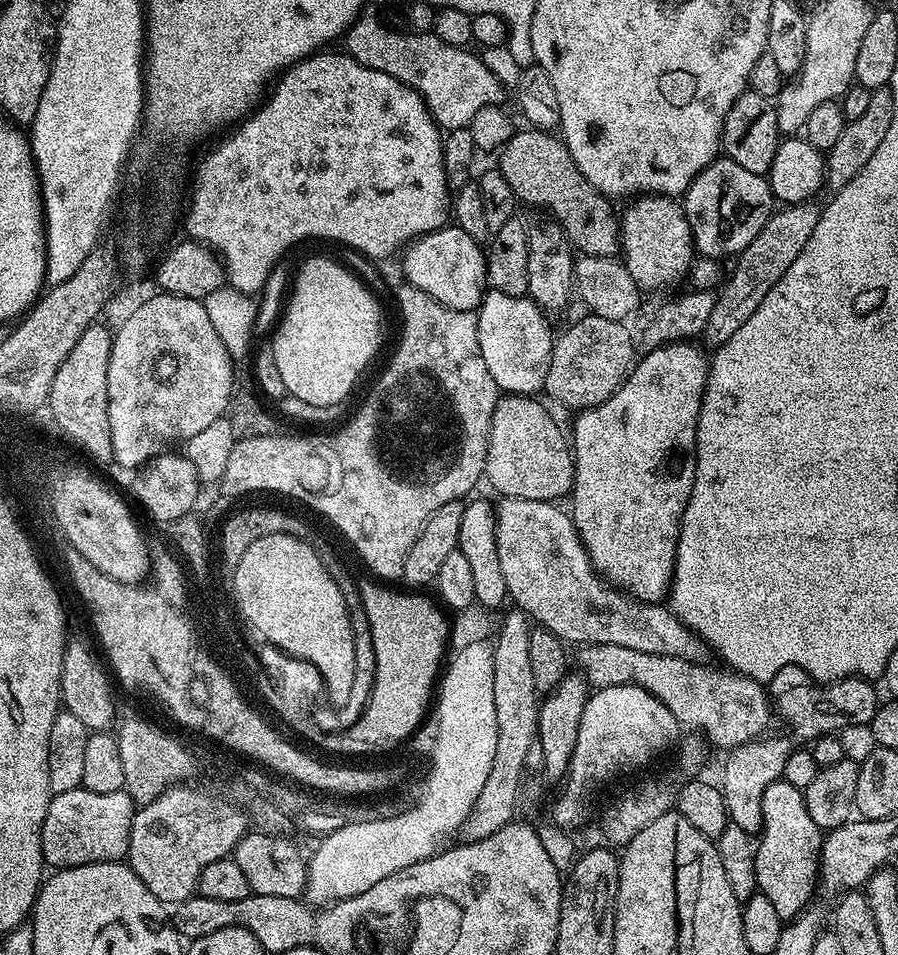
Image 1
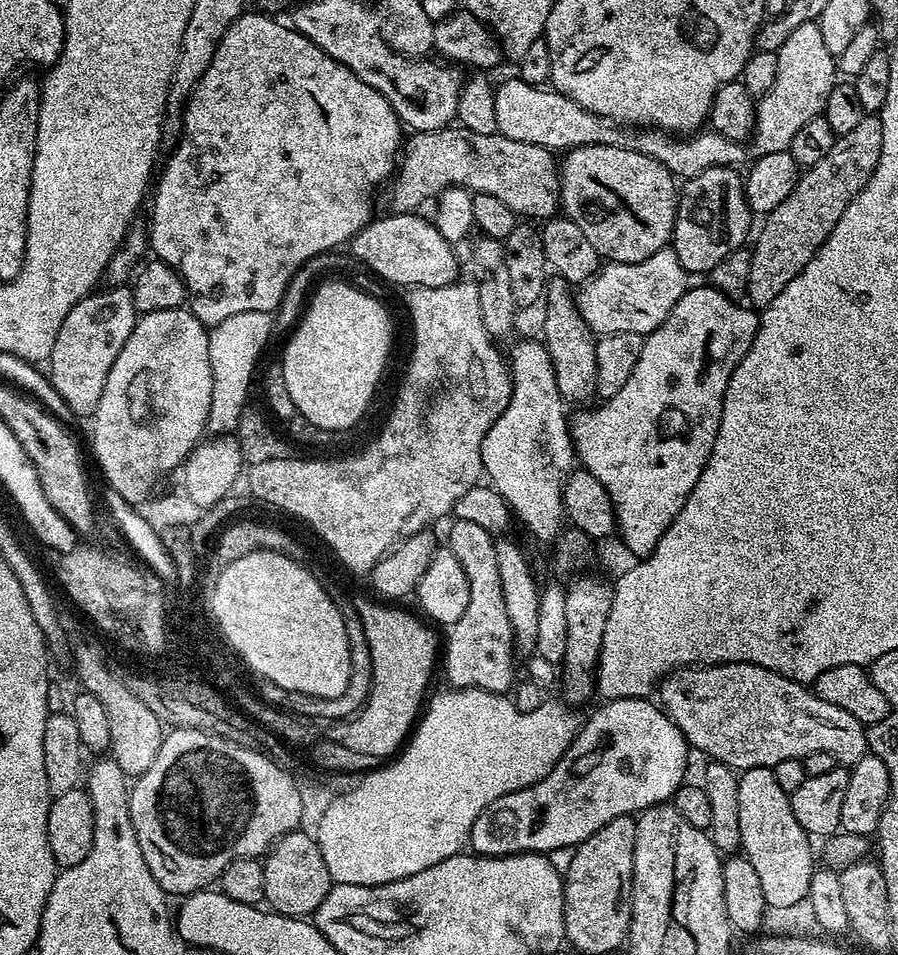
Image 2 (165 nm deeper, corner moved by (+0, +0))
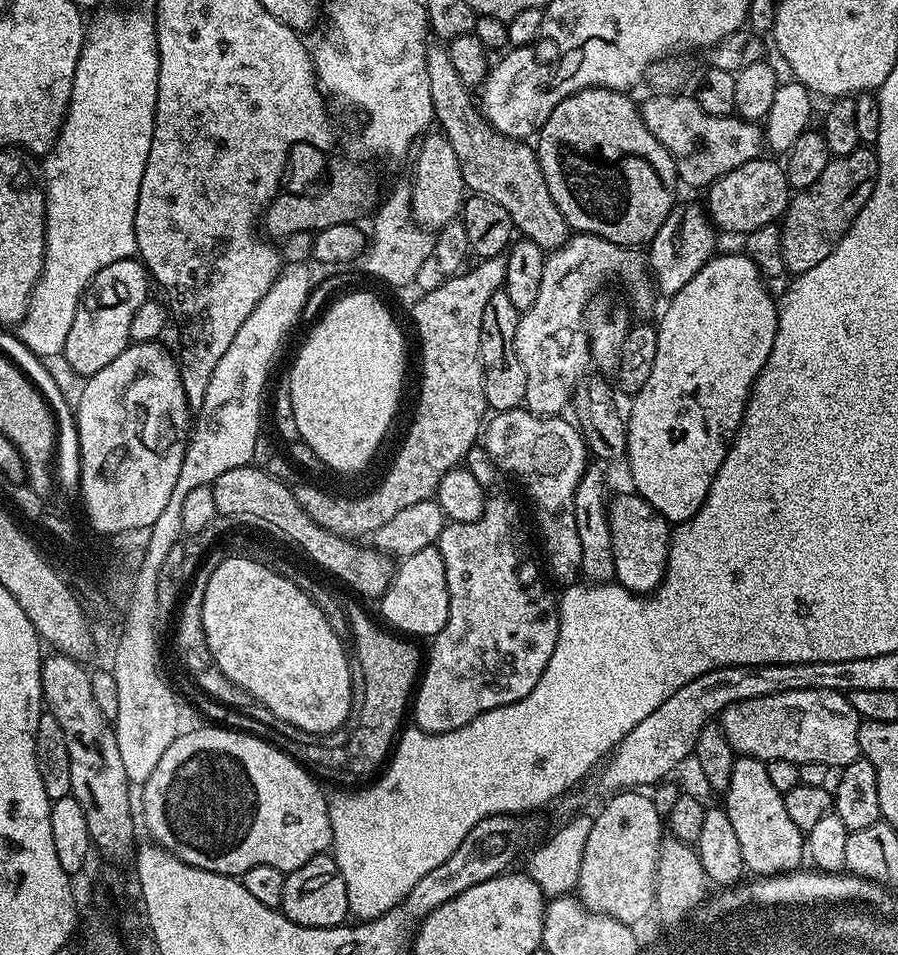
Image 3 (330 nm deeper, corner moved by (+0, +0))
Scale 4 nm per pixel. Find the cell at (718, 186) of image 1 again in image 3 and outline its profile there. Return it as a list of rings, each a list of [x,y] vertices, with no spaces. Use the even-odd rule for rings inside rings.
[[[690,204],[682,210],[674,208],[648,244],[646,262],[655,289],[666,298],[682,290],[715,253],[714,234],[715,229],[701,205]]]

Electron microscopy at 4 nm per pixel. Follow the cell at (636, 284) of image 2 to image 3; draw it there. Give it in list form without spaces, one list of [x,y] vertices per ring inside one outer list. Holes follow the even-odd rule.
[[[572,234],[563,246],[547,253],[542,270],[542,290],[538,290],[534,306],[521,315],[518,334],[514,334],[518,362],[522,362],[522,370],[526,370],[523,407],[535,416],[559,416],[571,405],[577,384],[590,368],[584,312],[589,300],[603,285],[600,283],[611,276],[629,280],[640,300],[648,300],[654,295],[643,251],[615,244],[601,236]]]

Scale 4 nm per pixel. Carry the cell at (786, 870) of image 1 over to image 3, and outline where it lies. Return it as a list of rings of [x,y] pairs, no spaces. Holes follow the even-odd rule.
[[[737,755],[727,791],[723,793],[722,807],[734,825],[738,846],[742,846],[745,869],[757,877],[776,876],[799,869],[806,856],[806,836],[794,826],[786,814],[784,793],[774,790],[765,761],[752,756]]]

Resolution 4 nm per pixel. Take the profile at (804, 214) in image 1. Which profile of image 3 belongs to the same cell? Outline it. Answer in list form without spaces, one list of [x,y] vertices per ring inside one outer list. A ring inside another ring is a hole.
[[[861,146],[850,154],[829,159],[822,178],[808,188],[799,189],[789,199],[780,224],[782,258],[789,273],[799,274],[818,266],[826,254],[838,246],[854,218],[866,206],[878,178],[878,162],[871,147]]]

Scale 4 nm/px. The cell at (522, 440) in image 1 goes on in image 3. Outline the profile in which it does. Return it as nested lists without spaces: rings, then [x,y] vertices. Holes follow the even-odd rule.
[[[635,491],[613,495],[608,502],[608,521],[614,542],[615,583],[637,594],[651,594],[664,581],[668,565],[668,547],[672,541],[670,522]]]

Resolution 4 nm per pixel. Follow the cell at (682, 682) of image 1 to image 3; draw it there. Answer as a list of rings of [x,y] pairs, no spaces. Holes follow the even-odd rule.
[[[807,688],[750,698],[724,709],[718,717],[718,723],[734,752],[741,756],[752,756],[755,760],[785,760],[798,766],[806,762],[822,762],[829,769],[839,770],[860,756],[858,730],[862,721],[847,695],[834,690]]]

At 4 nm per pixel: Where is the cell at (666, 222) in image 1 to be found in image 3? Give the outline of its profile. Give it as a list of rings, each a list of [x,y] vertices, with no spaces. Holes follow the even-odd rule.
[[[584,88],[551,105],[549,112],[552,113],[545,118],[534,147],[550,198],[554,198],[558,210],[562,210],[569,229],[601,236],[621,246],[644,246],[658,234],[659,227],[677,203],[678,177],[666,146],[650,134],[640,119],[637,101],[628,96],[631,95],[627,91],[615,88]]]

